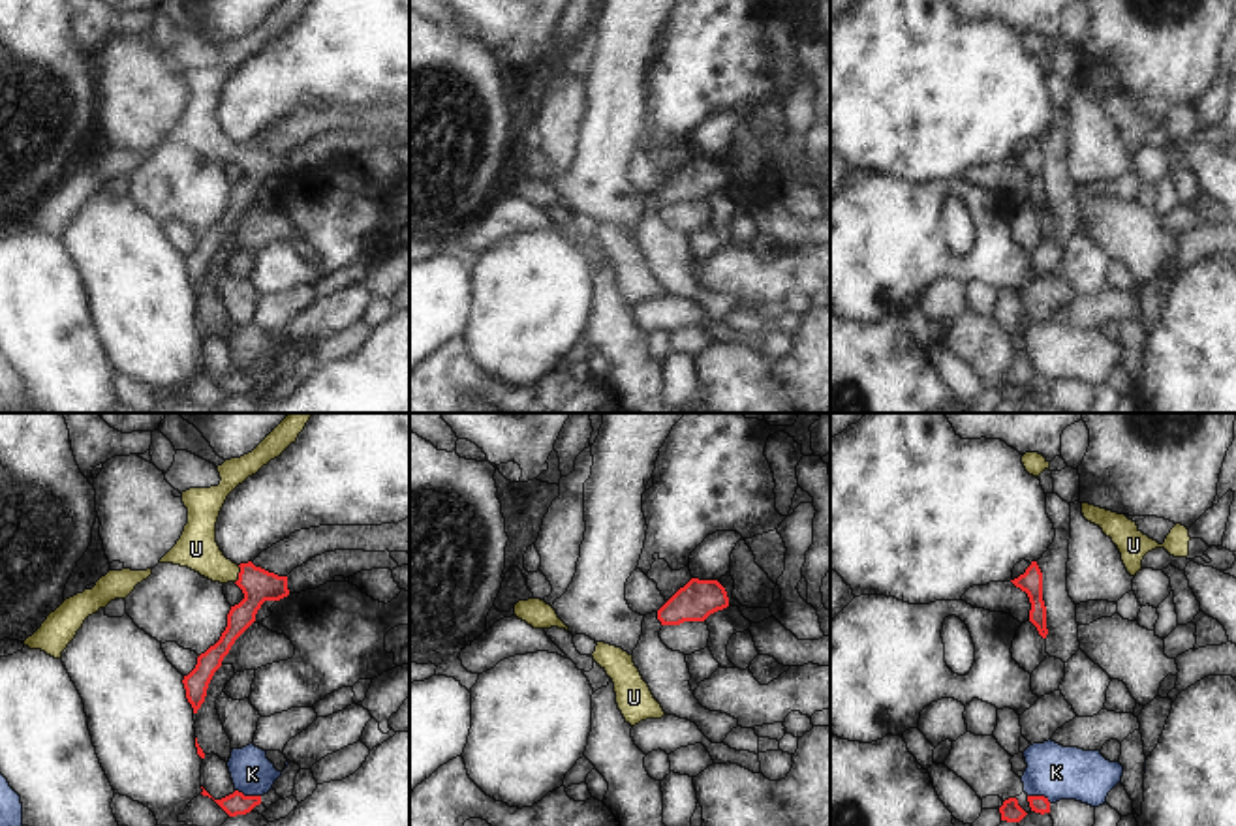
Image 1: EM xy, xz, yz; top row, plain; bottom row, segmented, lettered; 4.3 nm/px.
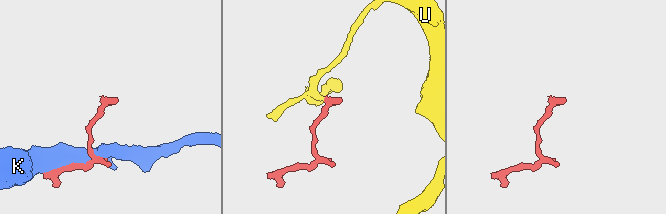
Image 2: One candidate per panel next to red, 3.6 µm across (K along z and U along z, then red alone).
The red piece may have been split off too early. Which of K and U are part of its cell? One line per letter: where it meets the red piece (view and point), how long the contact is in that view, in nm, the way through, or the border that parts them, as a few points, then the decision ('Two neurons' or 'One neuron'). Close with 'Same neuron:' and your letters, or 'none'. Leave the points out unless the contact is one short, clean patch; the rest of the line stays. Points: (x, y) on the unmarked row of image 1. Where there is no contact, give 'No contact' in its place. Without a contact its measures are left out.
K: Touches red at xy (248, 376). Shared border 120 nm. Two neurons
U: Touches red at xy (239, 154). Shared border 80 nm. Path across: xy (258, 164), (239, 154), (218, 149), (196, 128). One neuron
Same neuron: U.

